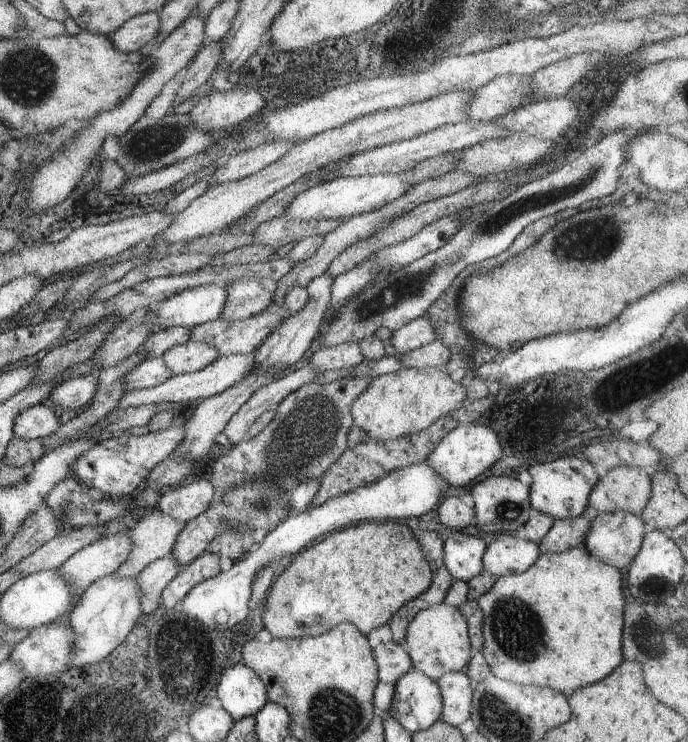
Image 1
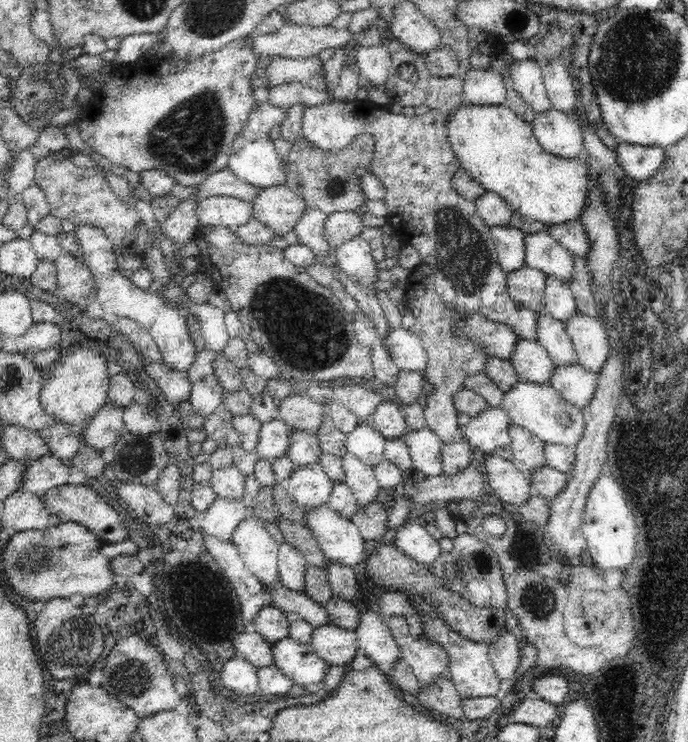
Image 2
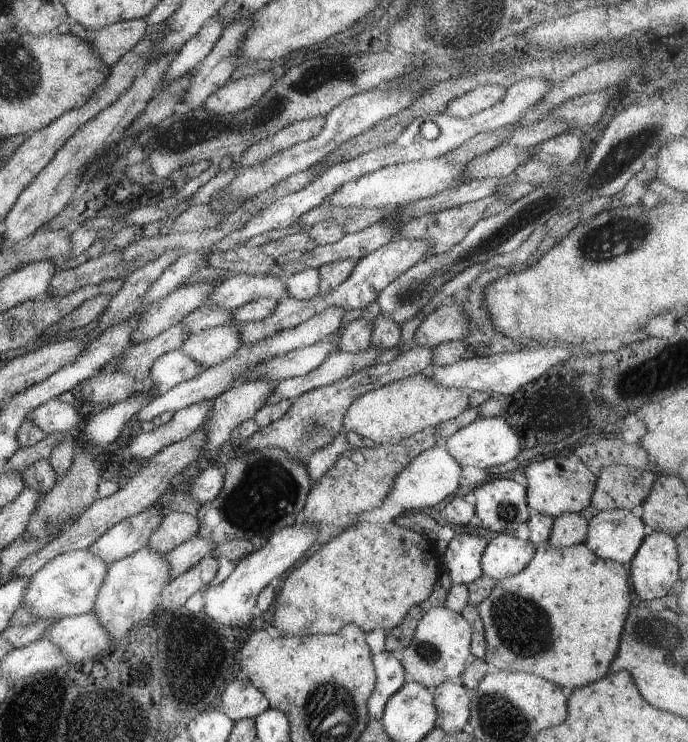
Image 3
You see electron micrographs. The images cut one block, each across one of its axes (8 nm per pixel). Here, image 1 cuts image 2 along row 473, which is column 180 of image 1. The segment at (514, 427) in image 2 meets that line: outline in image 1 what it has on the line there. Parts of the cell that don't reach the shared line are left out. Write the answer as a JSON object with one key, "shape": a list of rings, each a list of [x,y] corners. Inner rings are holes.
{"shape":[[[158,509],[130,527],[134,549],[127,562],[114,572],[116,577],[138,577],[140,572],[156,560],[173,552],[179,533],[186,524]]]}

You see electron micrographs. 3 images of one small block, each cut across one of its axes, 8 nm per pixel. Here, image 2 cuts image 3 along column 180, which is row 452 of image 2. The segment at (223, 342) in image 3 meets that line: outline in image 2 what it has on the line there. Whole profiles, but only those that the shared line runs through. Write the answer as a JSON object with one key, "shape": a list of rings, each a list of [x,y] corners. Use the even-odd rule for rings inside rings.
{"shape":[[[346,451],[341,460],[346,476],[345,484],[352,490],[359,508],[368,506],[370,502],[376,502],[381,487],[376,481],[373,468],[350,451]]]}

